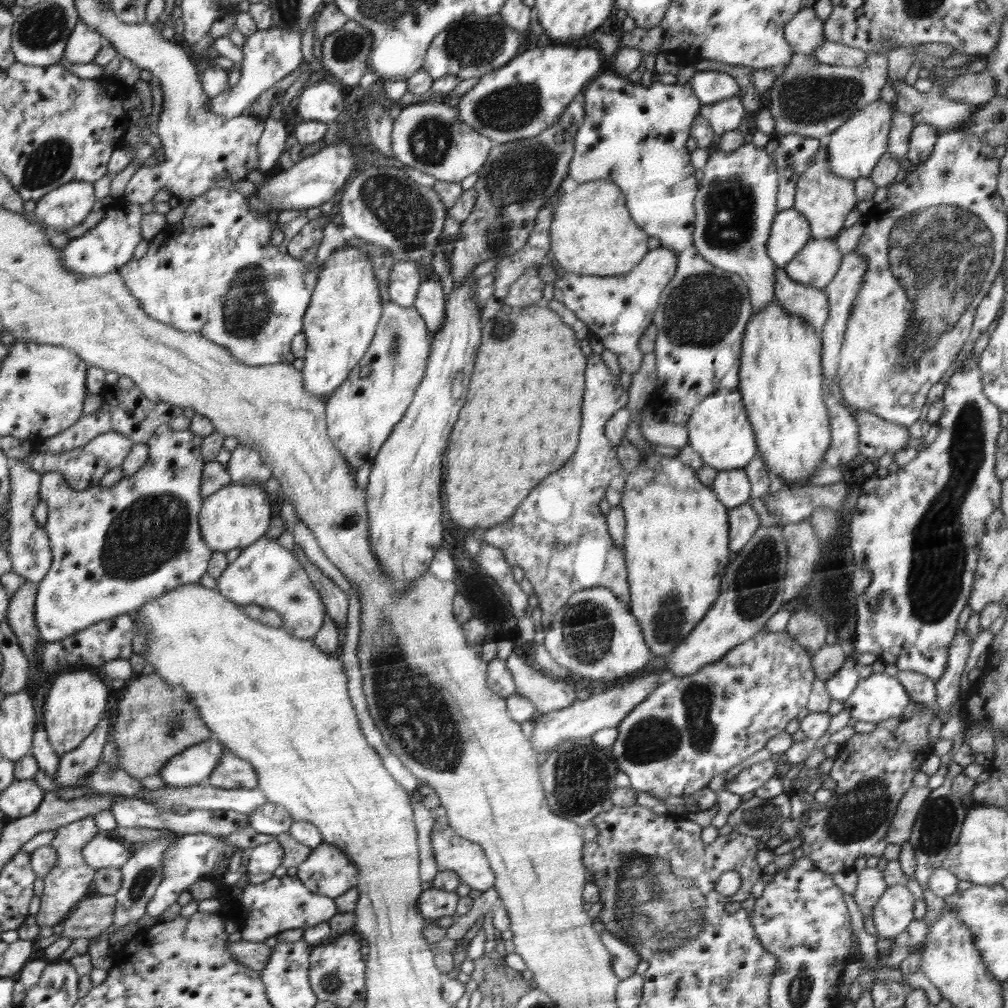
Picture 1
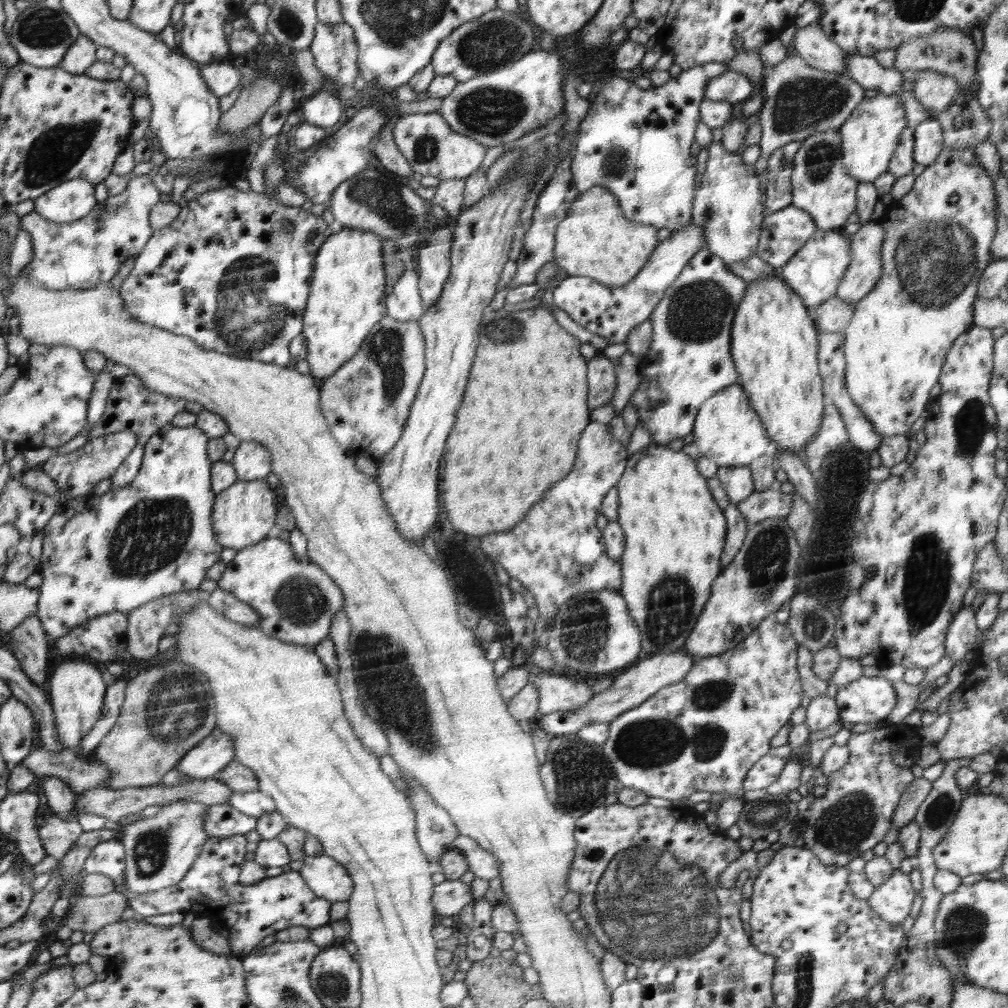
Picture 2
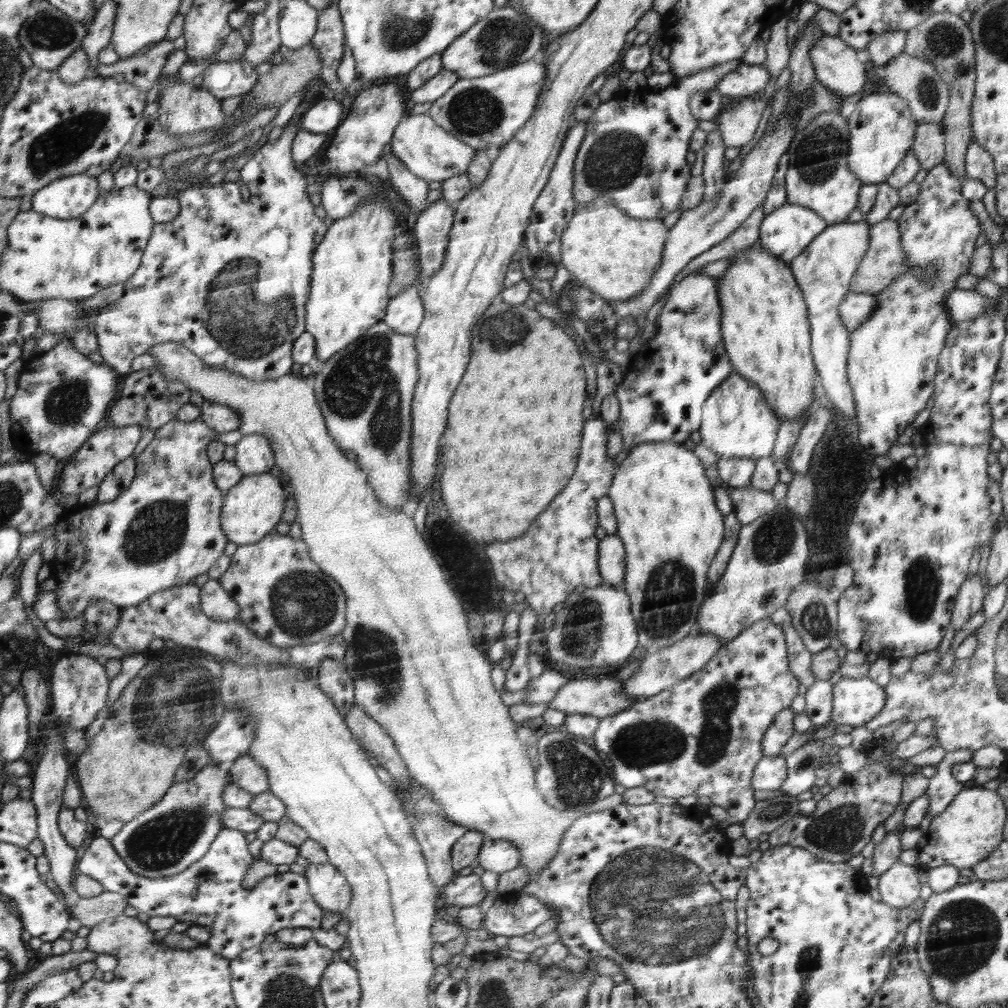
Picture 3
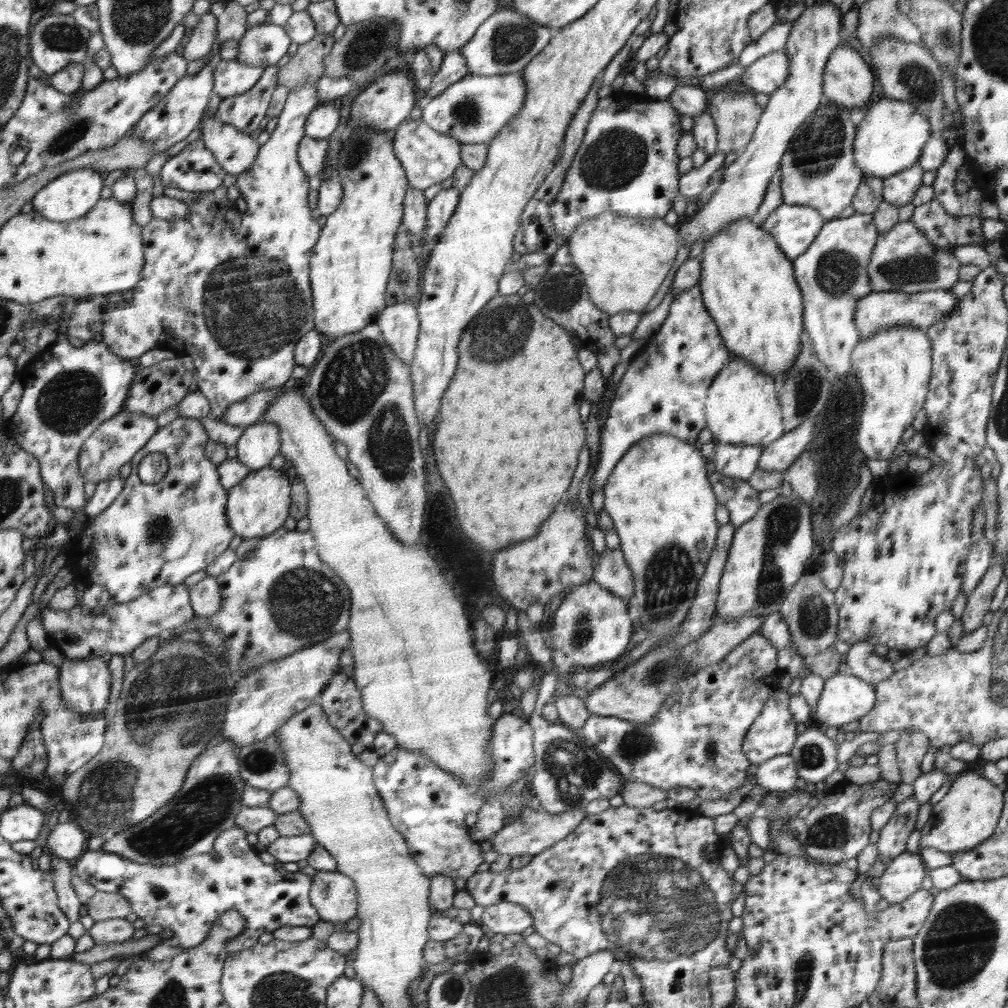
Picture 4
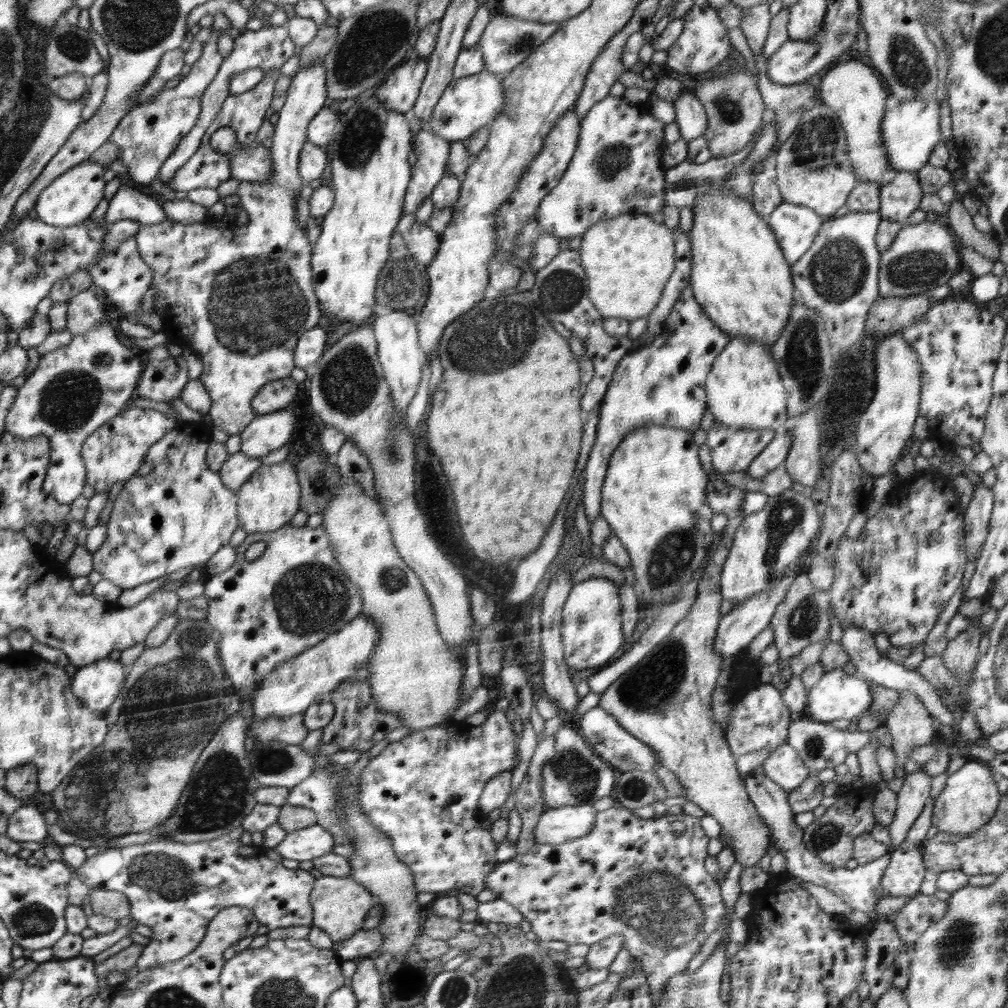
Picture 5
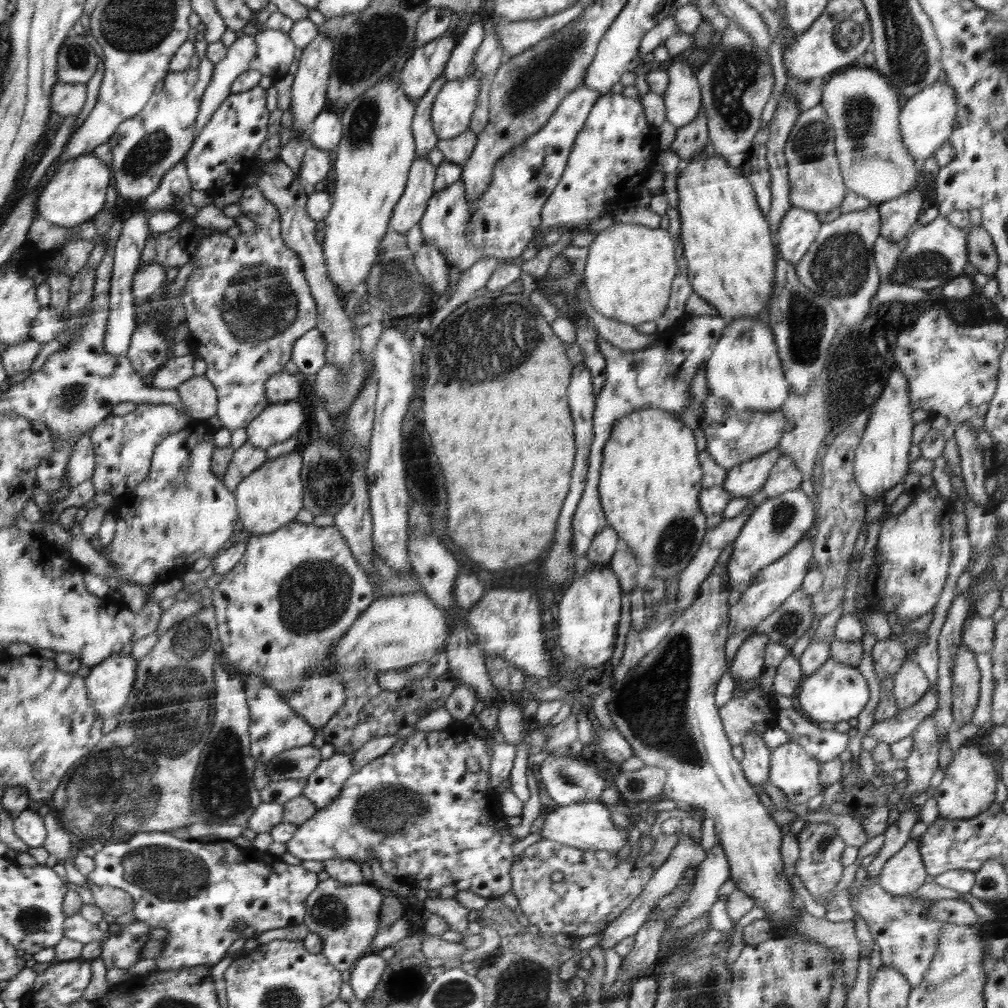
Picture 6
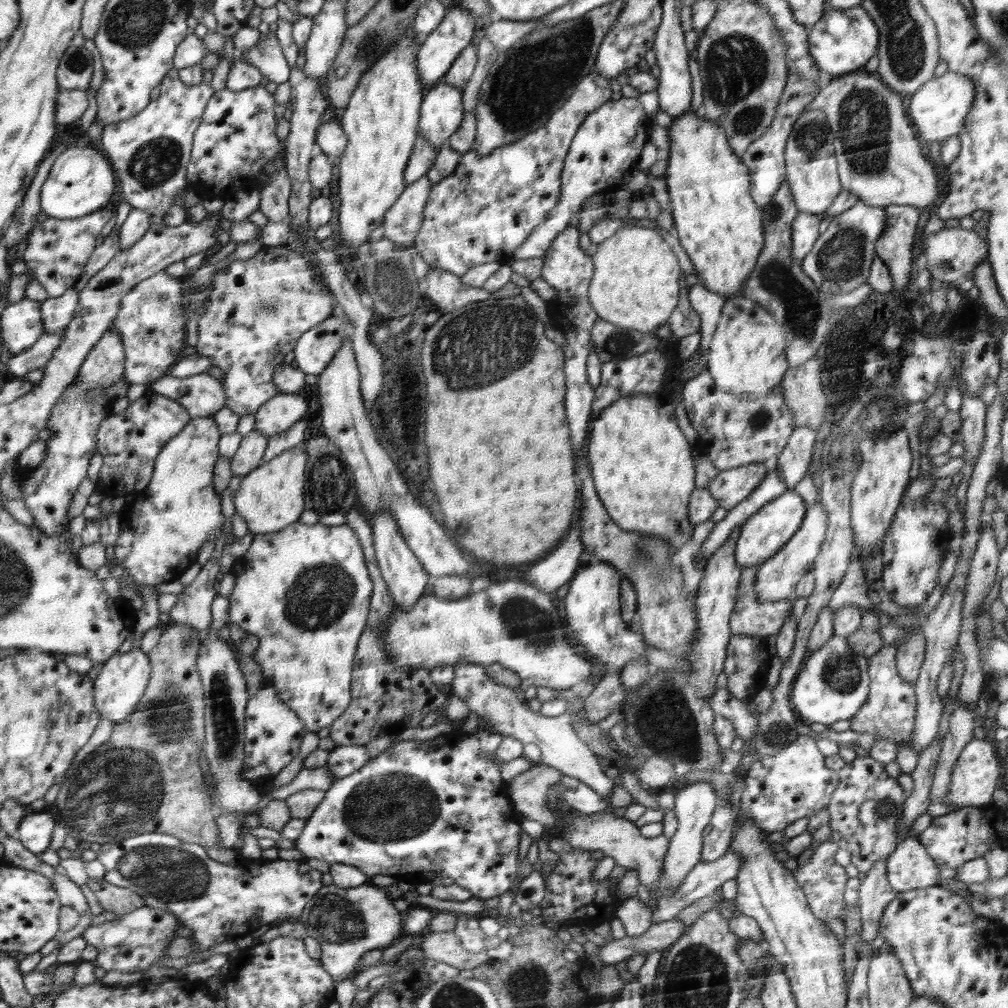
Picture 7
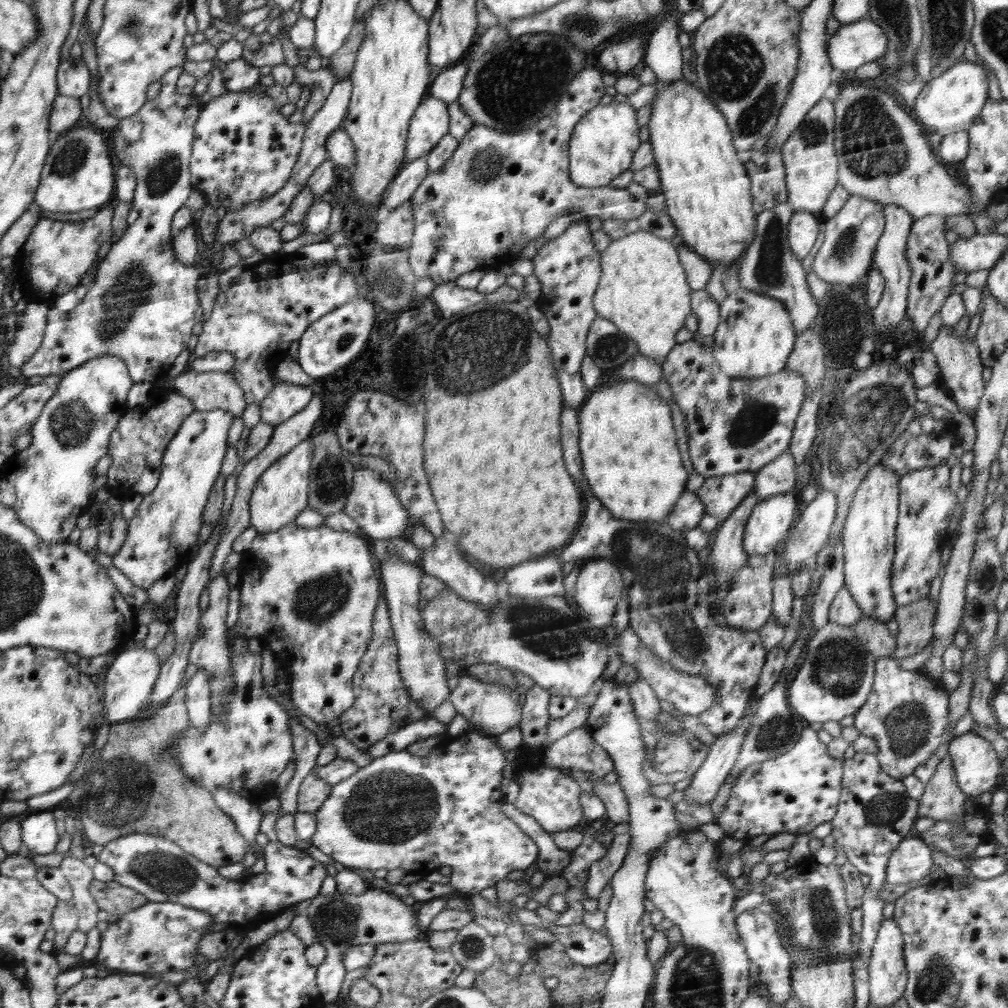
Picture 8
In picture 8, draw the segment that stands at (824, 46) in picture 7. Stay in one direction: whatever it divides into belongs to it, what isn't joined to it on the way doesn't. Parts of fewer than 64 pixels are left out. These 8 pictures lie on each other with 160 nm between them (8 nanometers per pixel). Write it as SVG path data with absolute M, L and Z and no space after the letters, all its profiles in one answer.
M870 18L842 24L840 28L835 30L834 34L828 33L827 35L827 53L835 73L856 70L866 62L880 59L887 51L887 44L888 39L885 32Z

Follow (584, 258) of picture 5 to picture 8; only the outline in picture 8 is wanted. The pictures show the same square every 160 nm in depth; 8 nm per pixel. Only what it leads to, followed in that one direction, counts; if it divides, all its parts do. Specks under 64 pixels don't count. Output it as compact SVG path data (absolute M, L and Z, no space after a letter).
M638 231L612 240L602 253L602 278L594 296L598 316L611 320L636 344L640 355L660 363L675 348L676 332L692 312L686 273L673 244L655 233Z

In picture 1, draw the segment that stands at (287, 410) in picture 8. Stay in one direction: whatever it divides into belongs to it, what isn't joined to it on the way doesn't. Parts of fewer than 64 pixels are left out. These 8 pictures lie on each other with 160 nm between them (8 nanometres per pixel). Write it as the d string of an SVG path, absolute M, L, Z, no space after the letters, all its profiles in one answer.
M237 444L231 451L227 469L232 483L241 485L258 485L258 482L266 482L273 474L268 464L260 462L260 453L248 446Z

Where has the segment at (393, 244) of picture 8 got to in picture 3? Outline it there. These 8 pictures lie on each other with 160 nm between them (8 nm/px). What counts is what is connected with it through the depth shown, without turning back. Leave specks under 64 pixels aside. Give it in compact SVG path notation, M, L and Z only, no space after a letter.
M426 113L410 115L404 123L399 124L395 130L394 139L391 141L390 150L392 155L404 163L408 171L428 184L433 181L444 182L466 174L477 155L477 150L464 144L458 137L452 136L447 129L437 124L435 118Z

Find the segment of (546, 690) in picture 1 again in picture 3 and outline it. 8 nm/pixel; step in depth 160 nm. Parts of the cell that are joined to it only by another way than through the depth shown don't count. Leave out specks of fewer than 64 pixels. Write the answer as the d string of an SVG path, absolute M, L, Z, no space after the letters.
M616 677L571 679L555 694L550 709L606 718L630 708L636 700L623 692L623 680Z

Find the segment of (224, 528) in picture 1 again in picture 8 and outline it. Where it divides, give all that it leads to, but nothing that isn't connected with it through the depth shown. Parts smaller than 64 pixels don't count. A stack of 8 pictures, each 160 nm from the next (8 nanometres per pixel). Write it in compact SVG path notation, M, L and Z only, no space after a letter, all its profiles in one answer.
M306 439L299 442L290 452L273 462L258 477L249 500L249 513L251 525L259 533L271 533L279 531L287 524L294 523L297 517L306 510L309 472L313 448L311 442Z

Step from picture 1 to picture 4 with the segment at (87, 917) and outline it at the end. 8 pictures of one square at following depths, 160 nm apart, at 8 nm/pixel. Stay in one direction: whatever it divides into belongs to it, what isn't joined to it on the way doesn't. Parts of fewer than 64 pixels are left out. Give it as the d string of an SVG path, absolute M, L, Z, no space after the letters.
M97 891L84 905L88 908L88 915L95 922L110 919L125 919L131 912L130 901L126 900L120 893Z

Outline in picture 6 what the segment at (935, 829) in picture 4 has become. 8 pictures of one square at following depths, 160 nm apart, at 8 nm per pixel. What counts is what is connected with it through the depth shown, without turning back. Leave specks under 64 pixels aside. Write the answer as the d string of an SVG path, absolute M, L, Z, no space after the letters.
M963 744L953 754L953 760L945 769L944 778L937 786L933 795L936 798L939 816L946 819L971 819L982 814L995 802L995 790L998 783L998 775L992 759L977 745Z

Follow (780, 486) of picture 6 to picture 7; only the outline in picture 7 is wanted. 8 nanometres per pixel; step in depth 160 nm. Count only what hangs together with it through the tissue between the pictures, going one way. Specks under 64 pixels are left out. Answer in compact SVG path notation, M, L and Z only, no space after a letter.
M811 426L796 427L777 456L776 468L781 479L785 480L787 490L794 490L796 484L808 474L816 435L817 432Z

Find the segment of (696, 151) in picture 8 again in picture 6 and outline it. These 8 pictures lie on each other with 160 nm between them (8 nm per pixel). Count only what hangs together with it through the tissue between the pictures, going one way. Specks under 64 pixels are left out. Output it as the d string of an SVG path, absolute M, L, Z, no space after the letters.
M710 149L692 157L683 169L676 178L677 209L681 218L683 254L688 260L688 280L693 292L707 300L722 318L765 319L768 314L767 300L773 289L777 244L750 182L744 178L741 167L731 166L727 159L714 155Z

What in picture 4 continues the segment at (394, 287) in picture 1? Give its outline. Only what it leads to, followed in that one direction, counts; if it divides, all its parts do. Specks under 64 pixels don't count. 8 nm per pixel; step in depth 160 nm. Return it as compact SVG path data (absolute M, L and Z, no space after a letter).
M414 300L388 306L376 322L392 352L411 369L421 331Z

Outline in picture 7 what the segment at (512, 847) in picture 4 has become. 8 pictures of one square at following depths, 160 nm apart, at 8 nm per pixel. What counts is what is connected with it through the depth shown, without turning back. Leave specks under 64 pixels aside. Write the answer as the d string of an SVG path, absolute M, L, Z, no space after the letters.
M612 809L601 810L594 814L582 812L580 816L572 818L561 834L560 838L577 849L590 852L601 850L605 856L614 858L615 864L624 867L626 871L632 869L638 871L638 881L649 891L655 888L655 884L660 879L660 868L670 844L669 838L663 833L654 838L644 837L634 822L624 817L616 817Z

